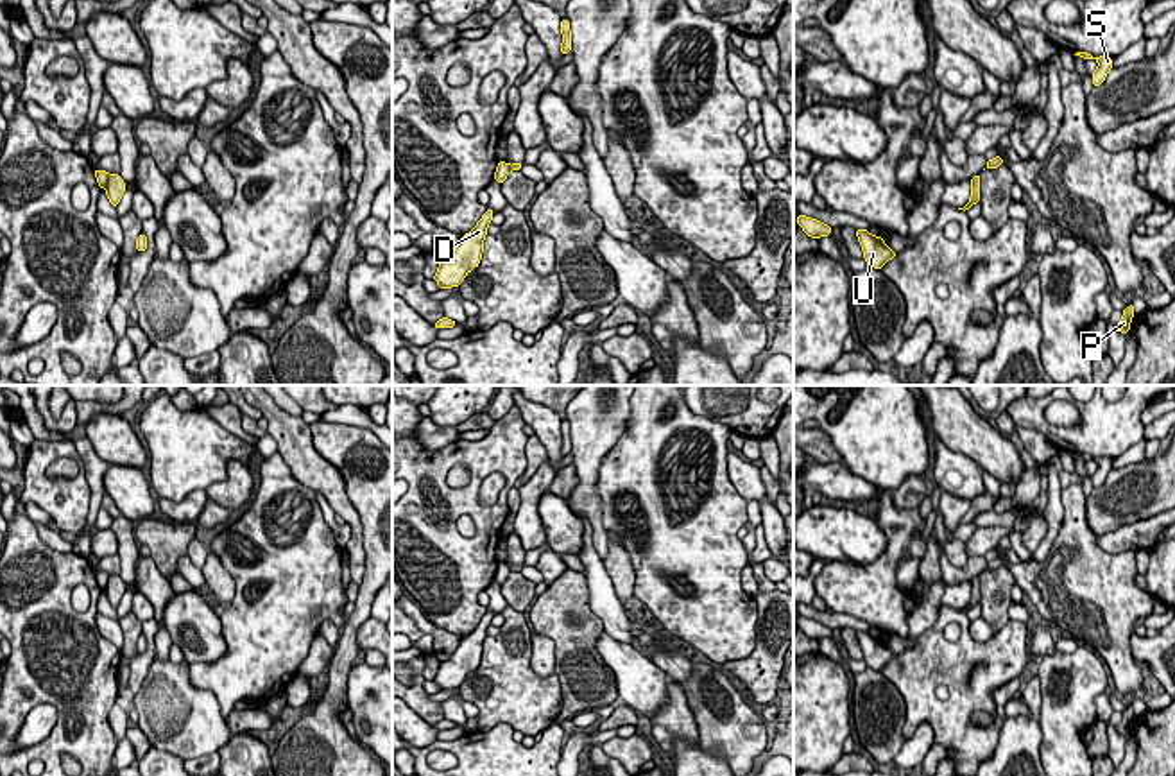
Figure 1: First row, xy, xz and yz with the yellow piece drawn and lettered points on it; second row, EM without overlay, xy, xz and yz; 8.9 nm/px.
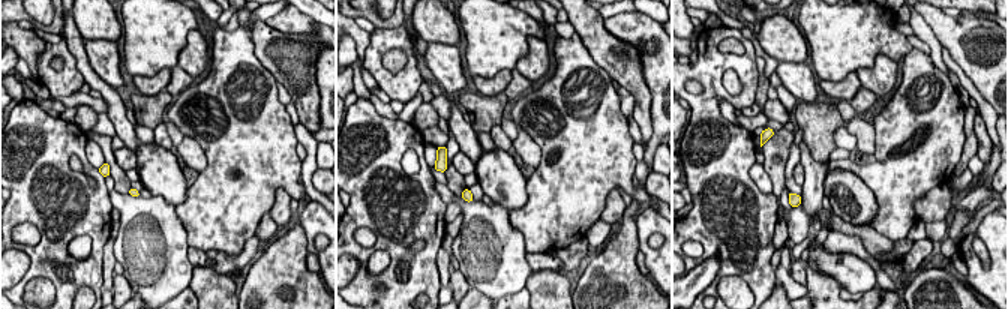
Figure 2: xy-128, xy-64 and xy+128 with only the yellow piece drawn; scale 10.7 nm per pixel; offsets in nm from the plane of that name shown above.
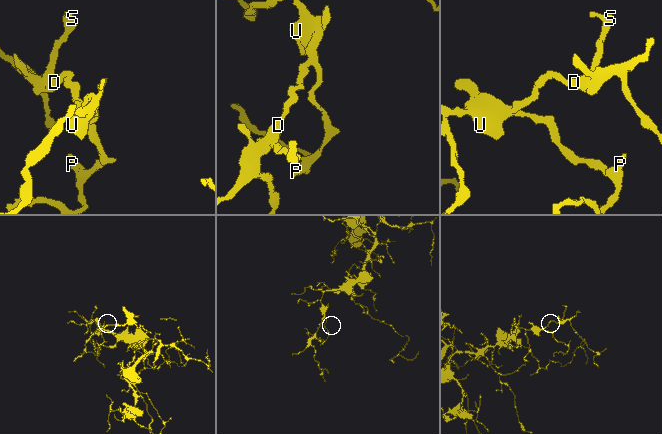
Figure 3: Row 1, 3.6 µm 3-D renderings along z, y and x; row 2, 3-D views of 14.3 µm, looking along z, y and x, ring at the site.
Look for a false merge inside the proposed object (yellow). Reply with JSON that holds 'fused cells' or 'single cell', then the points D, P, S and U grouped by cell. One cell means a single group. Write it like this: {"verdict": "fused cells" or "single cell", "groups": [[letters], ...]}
{"verdict": "fused cells", "groups": [["D", "S"], ["P", "U"]]}

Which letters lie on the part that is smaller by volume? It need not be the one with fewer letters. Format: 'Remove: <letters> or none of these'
Remove: D, S

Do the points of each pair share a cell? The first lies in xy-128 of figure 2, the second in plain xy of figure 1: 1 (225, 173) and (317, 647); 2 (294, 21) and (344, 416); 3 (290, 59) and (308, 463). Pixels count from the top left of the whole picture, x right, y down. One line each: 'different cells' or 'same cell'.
1: different cells
2: different cells
3: same cell

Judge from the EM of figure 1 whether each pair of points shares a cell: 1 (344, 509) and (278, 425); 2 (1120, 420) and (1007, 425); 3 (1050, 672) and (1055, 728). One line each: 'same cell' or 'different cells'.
1: same cell
2: different cells
3: same cell

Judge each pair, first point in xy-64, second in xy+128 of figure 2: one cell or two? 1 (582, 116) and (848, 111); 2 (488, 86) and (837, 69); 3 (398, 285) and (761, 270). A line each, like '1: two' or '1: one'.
1: two
2: two
3: one

